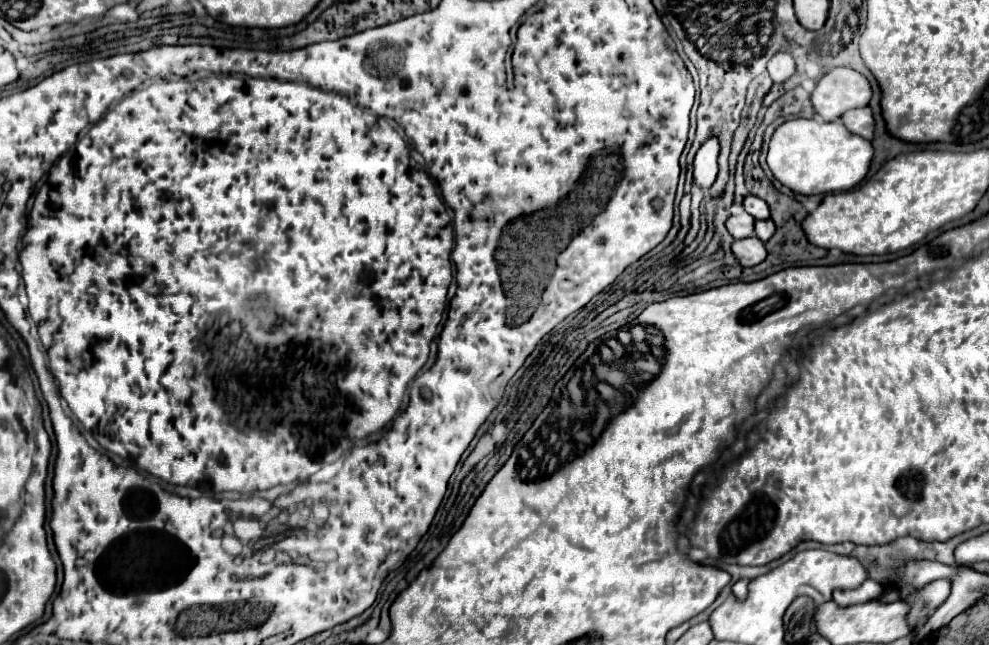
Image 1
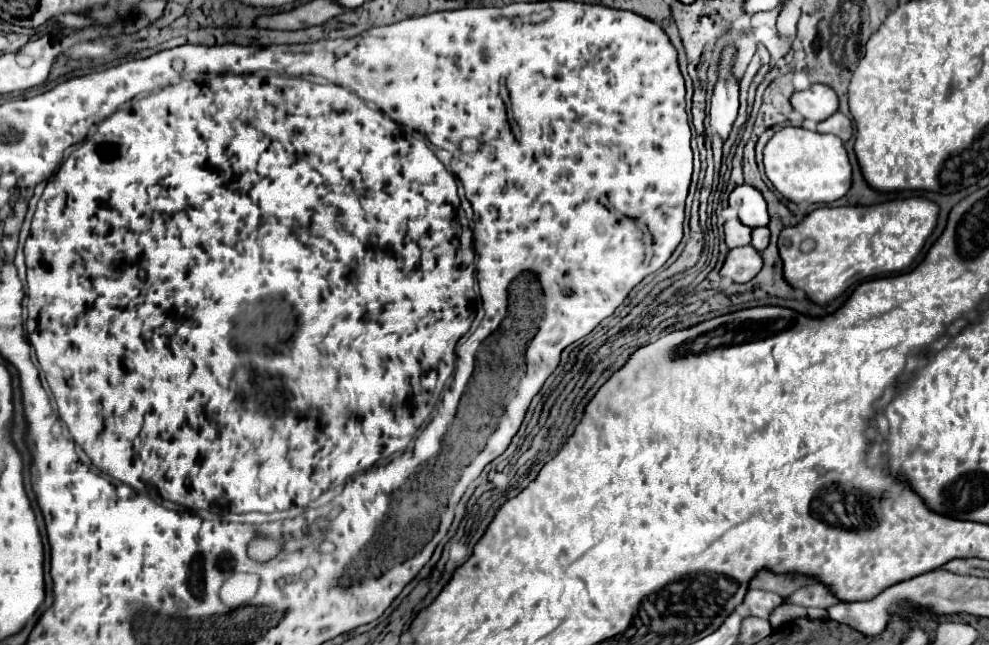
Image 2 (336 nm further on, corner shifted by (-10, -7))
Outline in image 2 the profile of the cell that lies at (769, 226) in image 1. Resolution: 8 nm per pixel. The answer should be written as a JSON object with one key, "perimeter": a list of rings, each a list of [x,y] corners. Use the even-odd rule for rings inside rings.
{"perimeter":[[[755,227],[753,229],[753,241],[751,241],[751,245],[757,251],[763,251],[769,245],[769,229],[767,227]]]}

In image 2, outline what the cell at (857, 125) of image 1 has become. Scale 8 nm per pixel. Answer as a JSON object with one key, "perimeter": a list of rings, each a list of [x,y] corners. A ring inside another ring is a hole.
{"perimeter":[[[837,111],[837,113],[831,115],[829,119],[821,121],[821,123],[817,125],[817,131],[819,131],[819,133],[833,133],[833,135],[841,137],[843,141],[849,141],[851,135],[853,135],[853,123],[851,123],[849,117],[845,117],[843,113]]]}

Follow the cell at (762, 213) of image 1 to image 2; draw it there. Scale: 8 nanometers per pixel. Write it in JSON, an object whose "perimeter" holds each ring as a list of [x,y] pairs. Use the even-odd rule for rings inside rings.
{"perimeter":[[[741,185],[737,187],[731,195],[729,195],[729,205],[737,211],[739,219],[747,225],[747,227],[761,227],[769,223],[769,215],[767,215],[767,203],[763,199],[763,195],[749,185]]]}

